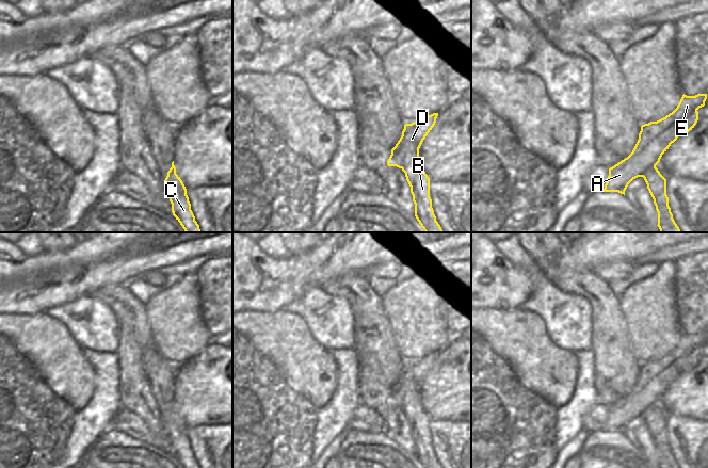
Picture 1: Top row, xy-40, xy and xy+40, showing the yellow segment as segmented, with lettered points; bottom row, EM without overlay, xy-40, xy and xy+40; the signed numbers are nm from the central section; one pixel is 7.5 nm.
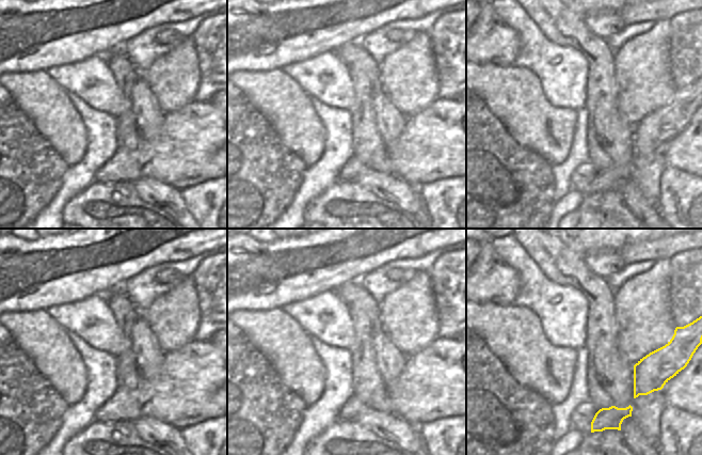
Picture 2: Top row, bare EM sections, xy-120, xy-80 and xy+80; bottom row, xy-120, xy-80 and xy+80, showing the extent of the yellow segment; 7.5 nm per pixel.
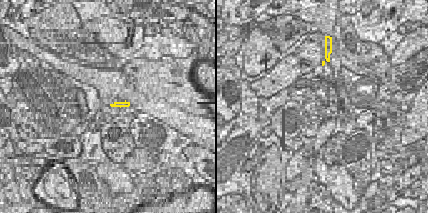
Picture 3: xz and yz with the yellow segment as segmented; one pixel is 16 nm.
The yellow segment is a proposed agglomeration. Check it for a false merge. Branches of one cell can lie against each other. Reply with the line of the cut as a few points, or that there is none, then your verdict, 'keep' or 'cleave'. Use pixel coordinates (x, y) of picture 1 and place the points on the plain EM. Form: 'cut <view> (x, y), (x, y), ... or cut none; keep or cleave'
cut xy (418, 389), (412, 390), (404, 398), (404, 405), (402, 407); cleave

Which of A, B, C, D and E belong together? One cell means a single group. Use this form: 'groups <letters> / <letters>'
groups A D E / B C

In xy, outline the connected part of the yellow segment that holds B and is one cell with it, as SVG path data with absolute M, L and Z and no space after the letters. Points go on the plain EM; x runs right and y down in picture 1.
M419 390L409 392L404 398L406 419L411 425L413 440L415 442L415 455L423 468L441 468L436 459L430 436L430 417L421 406Z

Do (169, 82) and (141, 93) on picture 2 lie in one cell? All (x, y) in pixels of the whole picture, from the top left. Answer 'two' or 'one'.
two

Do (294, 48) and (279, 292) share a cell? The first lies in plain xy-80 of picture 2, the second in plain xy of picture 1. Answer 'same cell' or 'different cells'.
same cell

